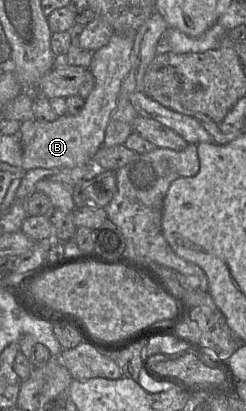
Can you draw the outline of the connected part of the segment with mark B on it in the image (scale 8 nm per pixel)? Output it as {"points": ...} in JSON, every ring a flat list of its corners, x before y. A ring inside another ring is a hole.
{"points":[[114,32,105,46,93,52,89,69,94,76,95,86,77,115,65,114,52,122,34,118,21,123,19,139,24,172,35,168,74,168,92,163,93,156,103,145,121,85,131,69,134,40,135,35]]}

